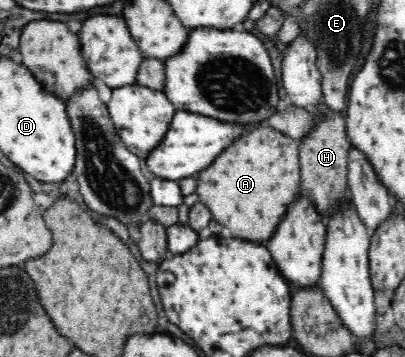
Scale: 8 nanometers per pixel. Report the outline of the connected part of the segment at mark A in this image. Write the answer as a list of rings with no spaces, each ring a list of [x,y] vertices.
[[[259,123],[258,126],[264,126],[264,128],[260,128],[260,130],[256,130],[256,132],[252,132],[252,134],[248,134],[248,136],[244,136],[244,138],[240,138],[232,148],[228,148],[206,172],[202,172],[200,174],[200,180],[198,180],[198,188],[196,188],[196,193],[199,196],[199,201],[204,203],[208,211],[212,214],[213,220],[216,222],[220,222],[222,226],[226,226],[230,232],[232,232],[232,236],[234,238],[242,238],[242,240],[248,240],[248,242],[256,242],[256,244],[266,244],[269,240],[274,236],[274,232],[276,232],[276,228],[278,228],[278,224],[280,224],[280,220],[284,220],[284,216],[286,216],[286,212],[290,210],[290,204],[292,202],[296,202],[296,196],[301,196],[301,172],[299,167],[299,149],[300,142],[293,140],[290,136],[282,136],[281,132],[274,130],[274,128],[270,127],[267,123],[262,125]]]

